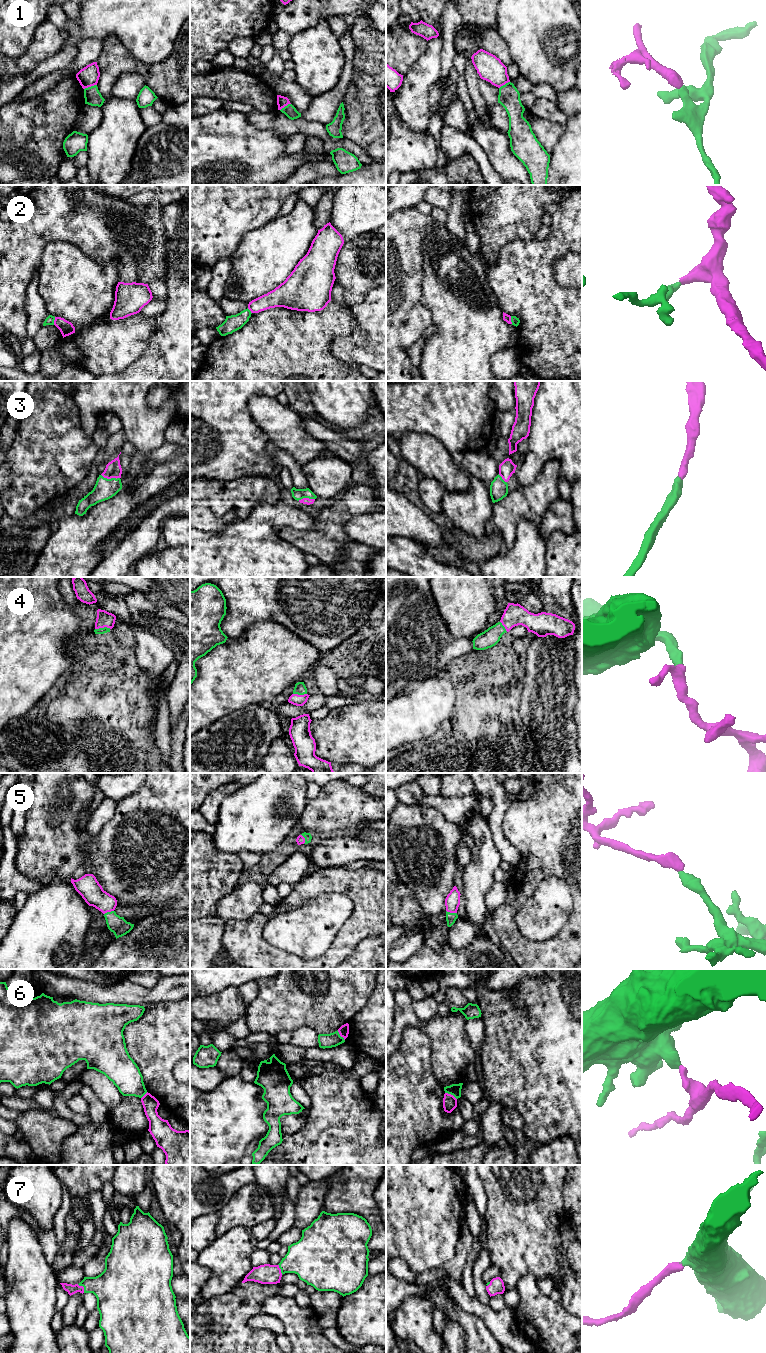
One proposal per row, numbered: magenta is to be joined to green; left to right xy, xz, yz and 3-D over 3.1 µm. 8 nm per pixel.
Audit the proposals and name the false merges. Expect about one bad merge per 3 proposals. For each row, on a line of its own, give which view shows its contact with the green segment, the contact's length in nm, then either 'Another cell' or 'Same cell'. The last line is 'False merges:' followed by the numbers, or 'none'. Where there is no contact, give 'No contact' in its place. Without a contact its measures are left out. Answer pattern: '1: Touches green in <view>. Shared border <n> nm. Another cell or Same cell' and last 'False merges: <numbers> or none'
1: Touches green in xy. Shared border 110 nm. Another cell
2: Touches green in xy. Shared border 70 nm. Another cell
3: Touches green in xy. Shared border 160 nm. Same cell
4: Touches green in xy. Shared border 130 nm. Same cell
5: Touches green in yz. Shared border 90 nm. Same cell
6: Touches green in yz. Shared border 110 nm. Another cell
7: Touches green in xy. Shared border 90 nm. Same cell
False merges: 1, 2, 6

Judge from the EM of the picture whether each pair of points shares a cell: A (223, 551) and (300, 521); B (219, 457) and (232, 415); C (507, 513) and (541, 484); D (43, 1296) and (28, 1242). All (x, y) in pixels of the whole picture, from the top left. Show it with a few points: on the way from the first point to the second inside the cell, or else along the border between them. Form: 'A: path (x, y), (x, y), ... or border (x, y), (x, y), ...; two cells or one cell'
A: path (242, 548), (270, 520), (281, 520); one cell
B: path (221, 447), (222, 425); one cell
C: path (515, 506), (522, 503), (533, 492); one cell
D: path (32, 1283), (27, 1273), (27, 1255); one cell

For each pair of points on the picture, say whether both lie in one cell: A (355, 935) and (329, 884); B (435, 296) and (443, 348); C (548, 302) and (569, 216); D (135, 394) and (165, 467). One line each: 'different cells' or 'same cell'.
A: same cell
B: same cell
C: same cell
D: different cells

